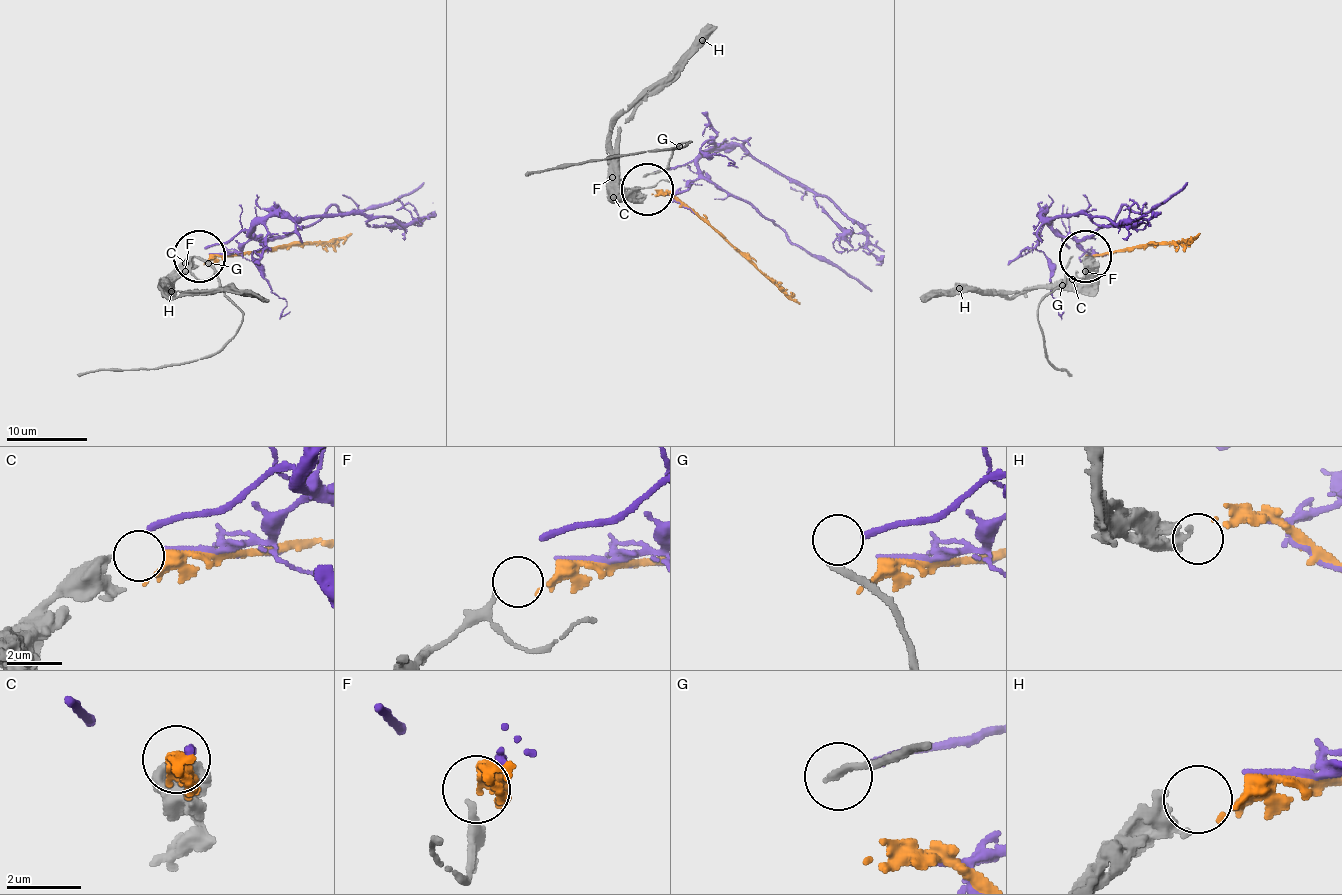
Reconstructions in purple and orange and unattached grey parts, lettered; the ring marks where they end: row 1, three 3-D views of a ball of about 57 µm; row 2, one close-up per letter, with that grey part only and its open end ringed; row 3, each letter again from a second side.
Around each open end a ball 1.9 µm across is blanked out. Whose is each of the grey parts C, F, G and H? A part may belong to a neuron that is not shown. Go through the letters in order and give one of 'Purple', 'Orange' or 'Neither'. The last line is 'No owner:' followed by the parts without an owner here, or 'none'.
C: Orange
F: Neither
G: Purple
H: Neither
No owner: F, H

